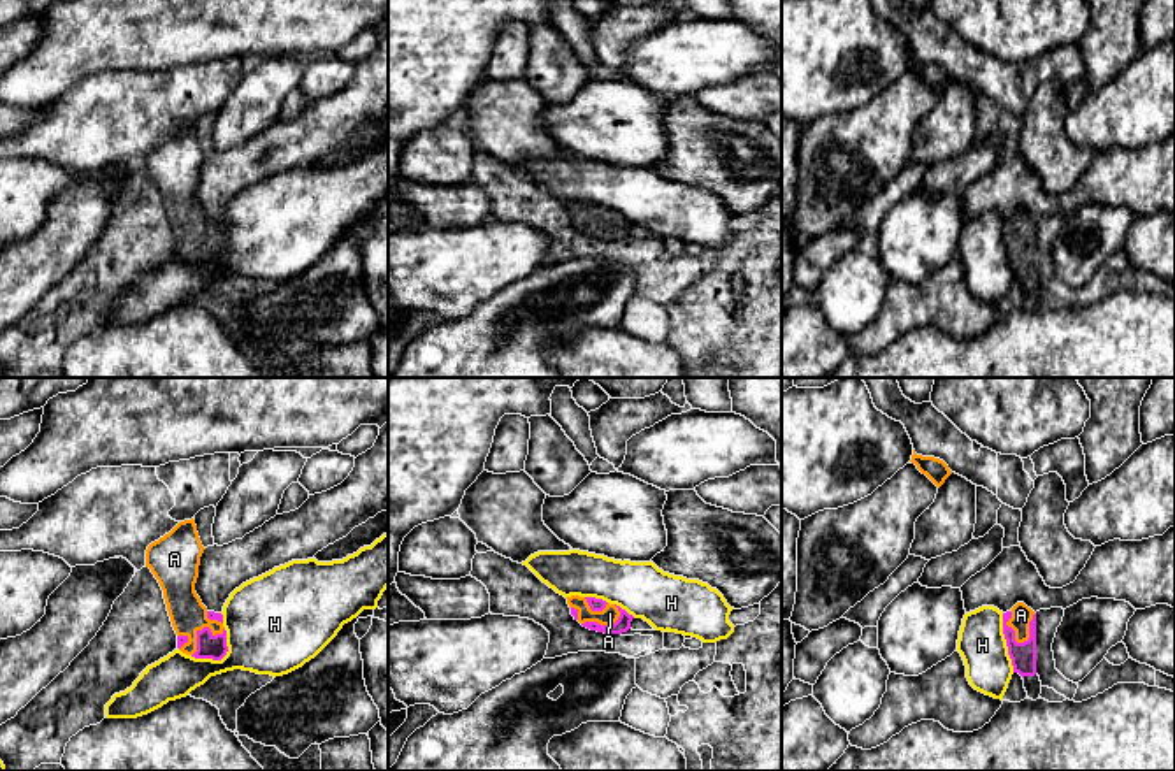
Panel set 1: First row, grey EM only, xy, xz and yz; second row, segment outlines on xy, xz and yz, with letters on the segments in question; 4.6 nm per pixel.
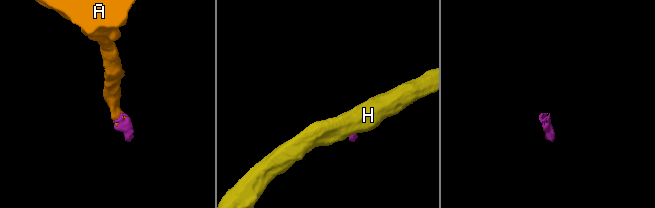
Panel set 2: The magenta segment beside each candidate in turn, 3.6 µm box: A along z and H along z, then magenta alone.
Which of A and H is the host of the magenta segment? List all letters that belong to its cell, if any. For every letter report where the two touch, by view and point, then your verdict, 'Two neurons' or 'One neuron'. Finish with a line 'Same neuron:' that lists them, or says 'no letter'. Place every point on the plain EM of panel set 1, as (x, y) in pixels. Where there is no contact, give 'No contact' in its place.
A: Touches magenta at yz (1030, 237). One neuron
H: Touches magenta at xy (218, 266). Two neurons
Same neuron: A

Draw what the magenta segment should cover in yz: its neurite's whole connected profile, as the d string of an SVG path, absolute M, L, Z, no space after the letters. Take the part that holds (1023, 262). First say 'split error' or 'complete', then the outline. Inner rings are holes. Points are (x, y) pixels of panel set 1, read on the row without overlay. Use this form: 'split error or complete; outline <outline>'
split error; outline M1017 209L1003 220L1003 241L1012 265L1013 279L1036 281L1036 220L1024 209Z

